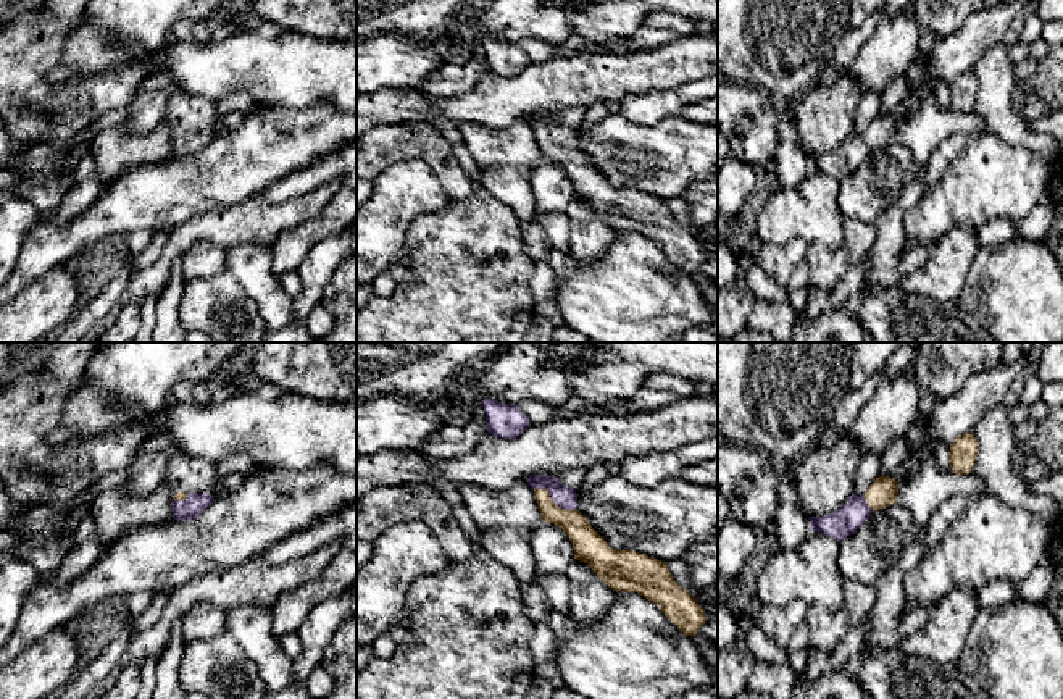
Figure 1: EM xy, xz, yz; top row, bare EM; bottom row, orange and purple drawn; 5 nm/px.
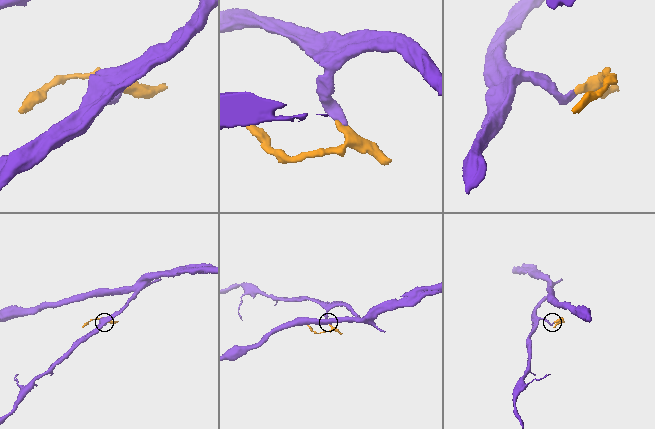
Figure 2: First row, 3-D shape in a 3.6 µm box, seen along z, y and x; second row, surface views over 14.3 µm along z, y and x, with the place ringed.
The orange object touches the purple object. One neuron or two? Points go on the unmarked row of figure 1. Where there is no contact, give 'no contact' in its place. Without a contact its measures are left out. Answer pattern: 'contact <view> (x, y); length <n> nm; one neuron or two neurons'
contact xz (552, 139); length 240 nm; one neuron

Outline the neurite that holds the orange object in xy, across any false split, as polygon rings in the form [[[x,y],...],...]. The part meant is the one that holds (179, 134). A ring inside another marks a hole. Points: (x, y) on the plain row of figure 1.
[[[176,131],[171,139],[173,158],[195,158],[213,139],[208,132]]]

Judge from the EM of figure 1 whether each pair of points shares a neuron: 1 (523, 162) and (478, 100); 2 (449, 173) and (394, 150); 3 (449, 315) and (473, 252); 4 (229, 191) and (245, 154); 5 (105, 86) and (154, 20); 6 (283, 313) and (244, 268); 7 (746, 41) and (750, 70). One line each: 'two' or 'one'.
1: two
2: one
3: one
4: one
5: two
6: one
7: one

